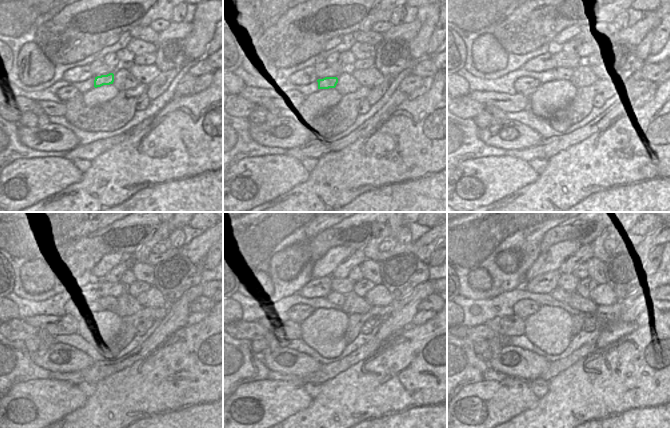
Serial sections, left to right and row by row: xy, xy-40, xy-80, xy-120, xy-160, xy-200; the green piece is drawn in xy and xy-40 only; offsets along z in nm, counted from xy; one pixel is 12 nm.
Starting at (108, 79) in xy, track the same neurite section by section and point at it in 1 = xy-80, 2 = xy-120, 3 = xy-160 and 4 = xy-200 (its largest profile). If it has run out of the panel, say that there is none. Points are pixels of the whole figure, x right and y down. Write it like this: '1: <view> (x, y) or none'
1: xy-80 (548, 76)
2: xy-120 (109, 302)
3: xy-160 (336, 298)
4: xy-200 (558, 294)

